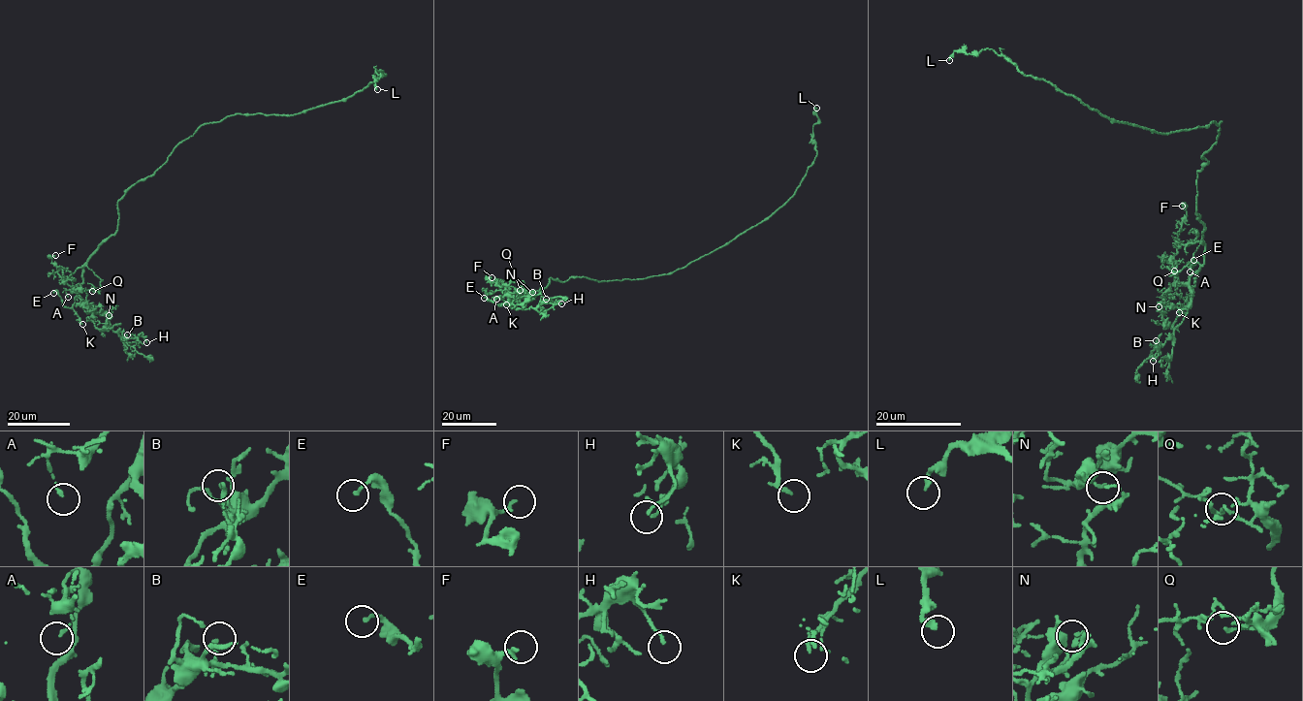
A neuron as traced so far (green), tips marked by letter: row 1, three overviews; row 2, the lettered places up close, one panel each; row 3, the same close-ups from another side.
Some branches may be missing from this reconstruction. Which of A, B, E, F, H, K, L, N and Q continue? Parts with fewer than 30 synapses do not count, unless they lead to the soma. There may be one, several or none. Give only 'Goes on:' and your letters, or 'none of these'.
Goes on: K

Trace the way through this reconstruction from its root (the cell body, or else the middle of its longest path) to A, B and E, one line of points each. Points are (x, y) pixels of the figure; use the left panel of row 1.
A: (204, 123), (117, 202), (117, 230), (90, 256), (82, 269), (82, 282), (66, 291), (68, 297)
B: (204, 123), (117, 202), (117, 230), (102, 242), (82, 269), (79, 297), (105, 315), (113, 331), (127, 334)
E: (204, 123), (117, 202), (117, 230), (83, 267), (73, 305), (66, 307), (53, 293)

